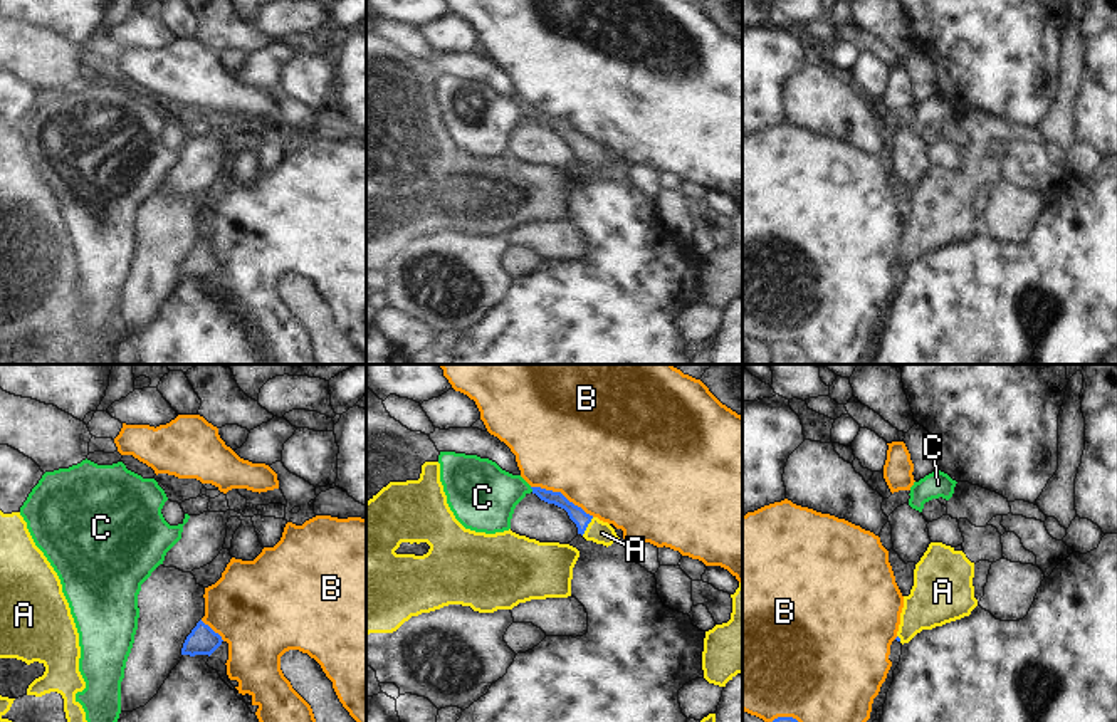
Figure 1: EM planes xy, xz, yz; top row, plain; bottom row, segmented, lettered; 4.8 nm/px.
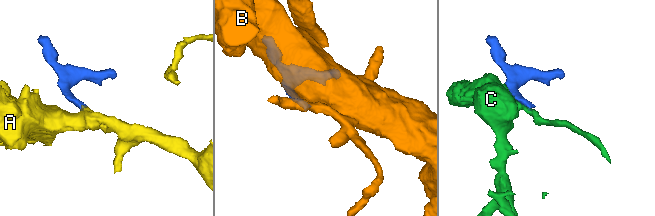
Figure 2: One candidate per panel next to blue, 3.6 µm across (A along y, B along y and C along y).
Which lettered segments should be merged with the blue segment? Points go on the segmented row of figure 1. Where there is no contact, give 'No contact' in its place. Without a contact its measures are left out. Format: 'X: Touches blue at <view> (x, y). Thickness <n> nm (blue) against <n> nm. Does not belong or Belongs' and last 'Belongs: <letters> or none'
A: Touches blue at xz (587, 526). Thickness 80 nm (blue) against 110 nm. Belongs
B: Touches blue at xz (561, 494). Thickness 80 nm (blue) against 500 nm. Does not belong
C: Touches blue at xz (531, 487). Thickness 70 nm (blue) against 320 nm. Does not belong
Belongs: A.

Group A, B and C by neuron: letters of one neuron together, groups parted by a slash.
A / B / C

